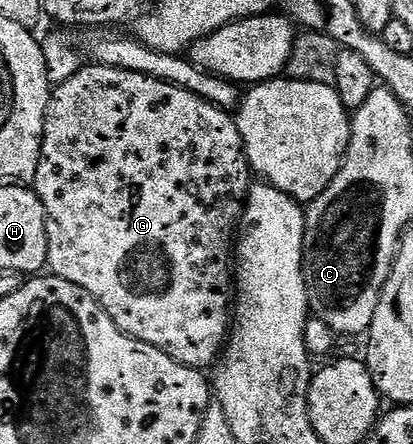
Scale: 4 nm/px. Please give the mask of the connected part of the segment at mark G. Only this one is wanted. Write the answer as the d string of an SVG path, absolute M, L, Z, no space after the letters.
M95 62L89 63L89 65L89 68L88 65L82 66L73 76L66 78L66 82L55 85L48 97L48 113L44 119L44 137L40 143L40 161L38 162L38 170L34 181L34 191L42 202L44 217L48 220L46 222L46 234L48 235L47 271L66 282L74 282L74 286L78 286L91 294L101 308L106 310L106 314L110 314L110 318L118 326L118 330L122 330L126 335L146 342L166 354L170 354L170 358L174 358L179 364L185 364L191 368L201 370L211 369L217 363L218 357L230 335L230 301L234 296L234 237L238 232L240 218L244 214L244 203L248 201L248 189L250 187L250 179L248 180L250 169L248 159L244 153L242 134L238 130L235 119L225 109L214 107L210 102L198 98L198 94L190 94L190 90L182 90L178 86L170 86L166 82L158 82L158 78L150 78L146 74L138 74L130 70L102 66Z

